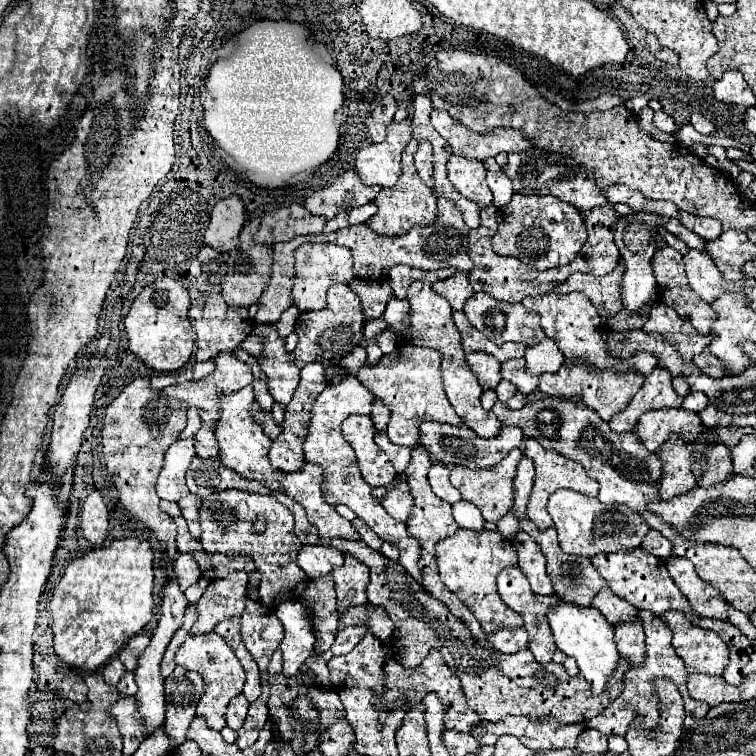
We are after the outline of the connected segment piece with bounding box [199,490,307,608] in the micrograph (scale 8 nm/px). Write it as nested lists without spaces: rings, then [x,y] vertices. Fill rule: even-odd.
[[[241,490],[213,492],[201,506],[201,544],[209,554],[221,552],[227,556],[251,556],[263,576],[263,590],[259,590],[261,604],[279,606],[279,602],[299,600],[307,588],[307,574],[297,566],[297,552],[303,546],[293,532],[293,514],[287,506],[279,504],[273,496],[261,496]],[[257,516],[265,516],[265,534],[253,534],[251,526]]]

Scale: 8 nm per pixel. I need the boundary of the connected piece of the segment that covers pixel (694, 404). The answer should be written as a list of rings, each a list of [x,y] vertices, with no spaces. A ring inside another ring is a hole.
[[[691,392],[685,396],[685,402],[683,402],[683,408],[685,410],[691,410],[691,412],[701,412],[709,406],[709,400],[703,392]]]

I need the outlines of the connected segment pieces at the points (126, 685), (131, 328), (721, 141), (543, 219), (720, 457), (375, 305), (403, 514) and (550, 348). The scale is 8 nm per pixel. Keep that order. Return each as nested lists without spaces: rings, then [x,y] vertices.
[[[127,672],[127,674],[119,680],[117,690],[119,690],[119,696],[135,696],[135,694],[137,694],[135,674],[133,674],[133,672]]]
[[[161,280],[143,288],[125,318],[129,350],[157,372],[175,372],[193,356],[193,338],[189,324],[189,292],[181,282]]]
[[[690,124],[684,125],[677,132],[677,142],[686,147],[691,147],[693,144],[702,143],[705,145],[719,145],[725,149],[728,147],[735,147],[741,149],[745,153],[749,153],[751,145],[742,144],[733,138],[702,135],[698,133]]]
[[[515,194],[507,206],[497,210],[497,222],[499,222],[499,228],[497,228],[497,234],[493,236],[493,250],[501,256],[513,256],[525,264],[537,266],[537,270],[561,268],[561,266],[569,264],[579,254],[583,242],[587,240],[587,230],[585,230],[581,214],[573,206],[561,202],[555,196]]]
[[[715,444],[715,448],[705,450],[707,462],[705,462],[705,470],[701,476],[701,486],[709,488],[715,486],[719,482],[725,482],[729,478],[733,478],[735,474],[731,474],[731,450]]]
[[[357,278],[355,282],[349,282],[349,288],[361,298],[367,318],[383,316],[383,310],[391,298],[391,288],[387,282],[363,282]]]
[[[397,476],[395,482],[391,482],[391,486],[387,488],[387,494],[385,498],[381,500],[383,508],[399,522],[407,522],[409,518],[409,512],[413,508],[413,498],[411,498],[411,492],[409,492],[409,486],[405,480],[401,480]]]
[[[545,338],[543,342],[527,348],[525,360],[527,360],[527,372],[541,376],[545,372],[557,372],[565,358],[559,346],[551,342],[551,338]]]

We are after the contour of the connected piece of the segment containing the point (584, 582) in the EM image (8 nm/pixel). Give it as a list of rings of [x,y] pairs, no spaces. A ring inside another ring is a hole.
[[[523,516],[523,532],[527,532],[529,536],[533,536],[533,540],[541,546],[541,550],[543,550],[543,554],[545,554],[545,560],[547,560],[547,576],[551,578],[553,588],[555,588],[555,594],[557,594],[561,600],[573,602],[573,604],[581,604],[581,606],[591,606],[593,596],[595,596],[601,588],[607,588],[607,582],[599,576],[599,572],[595,570],[595,566],[591,566],[591,560],[581,558],[581,556],[563,554],[563,552],[561,552],[559,542],[557,542],[557,534],[555,534],[553,528],[541,532],[541,530],[537,530],[537,526],[535,526],[527,516]]]

